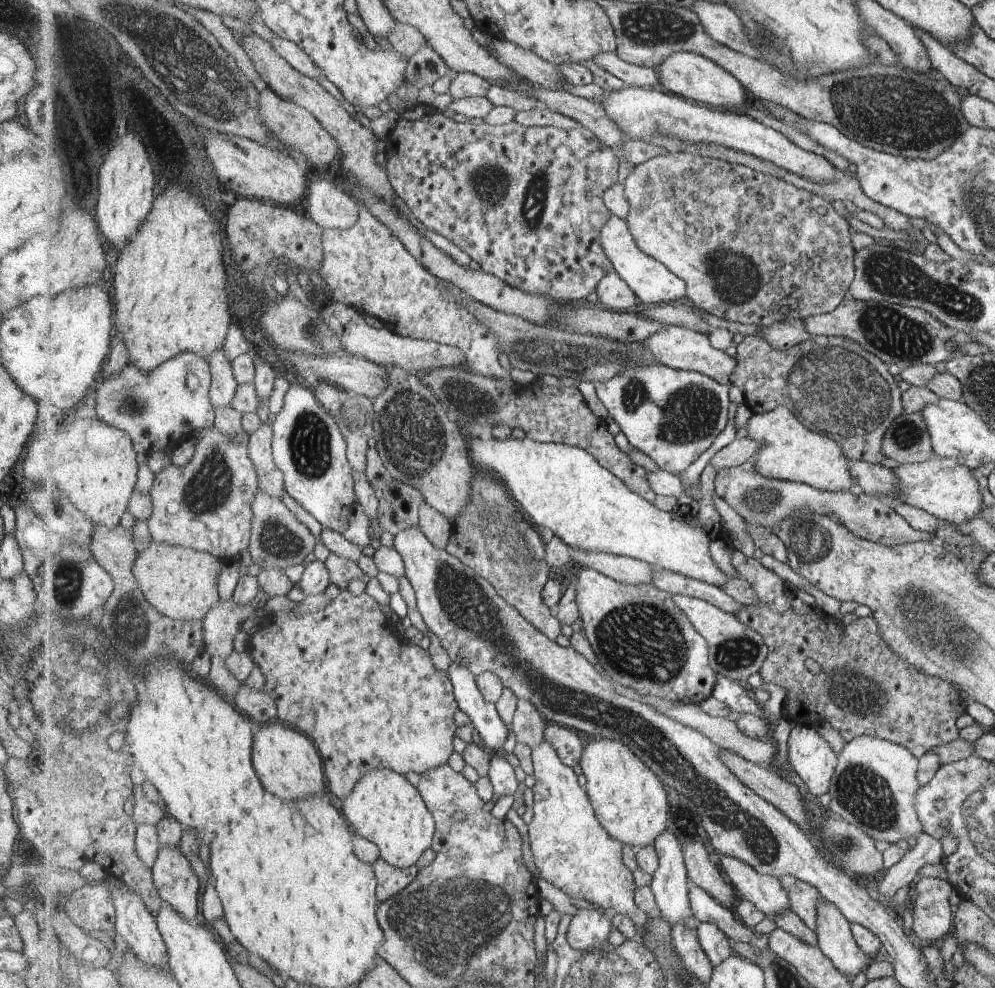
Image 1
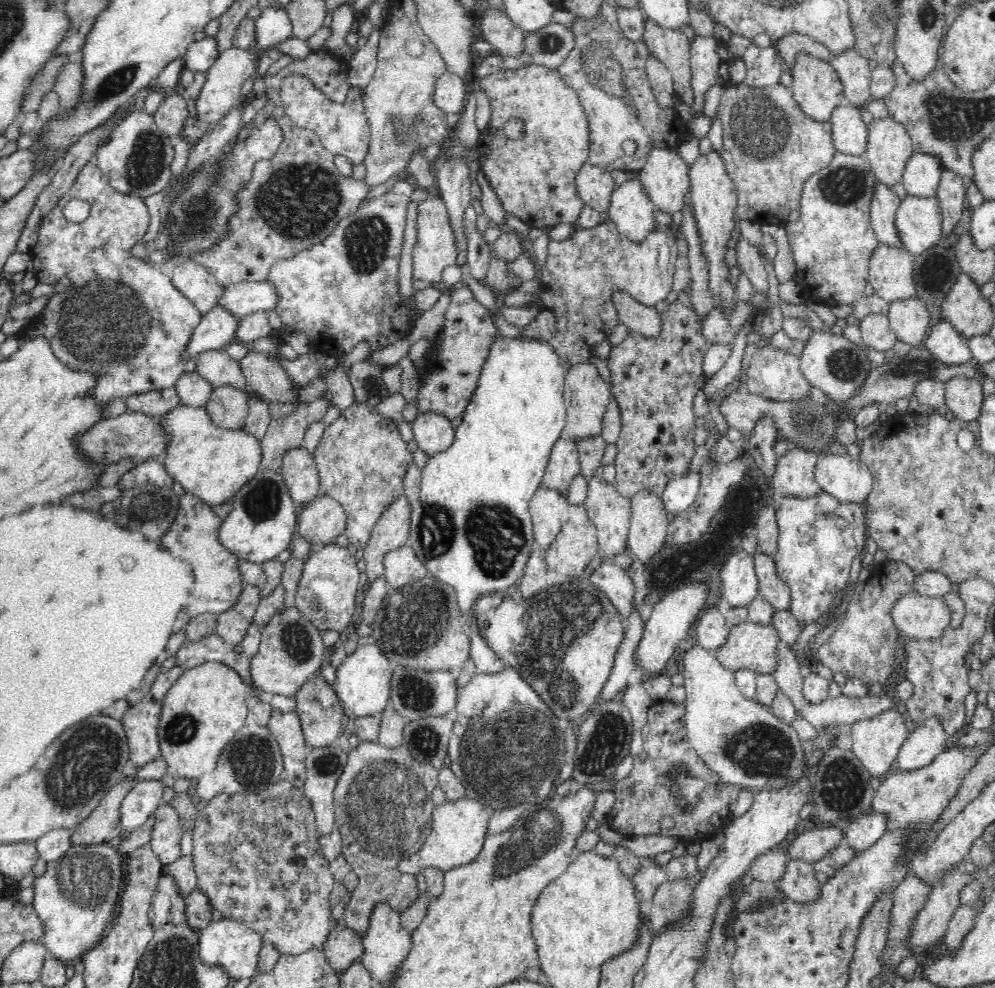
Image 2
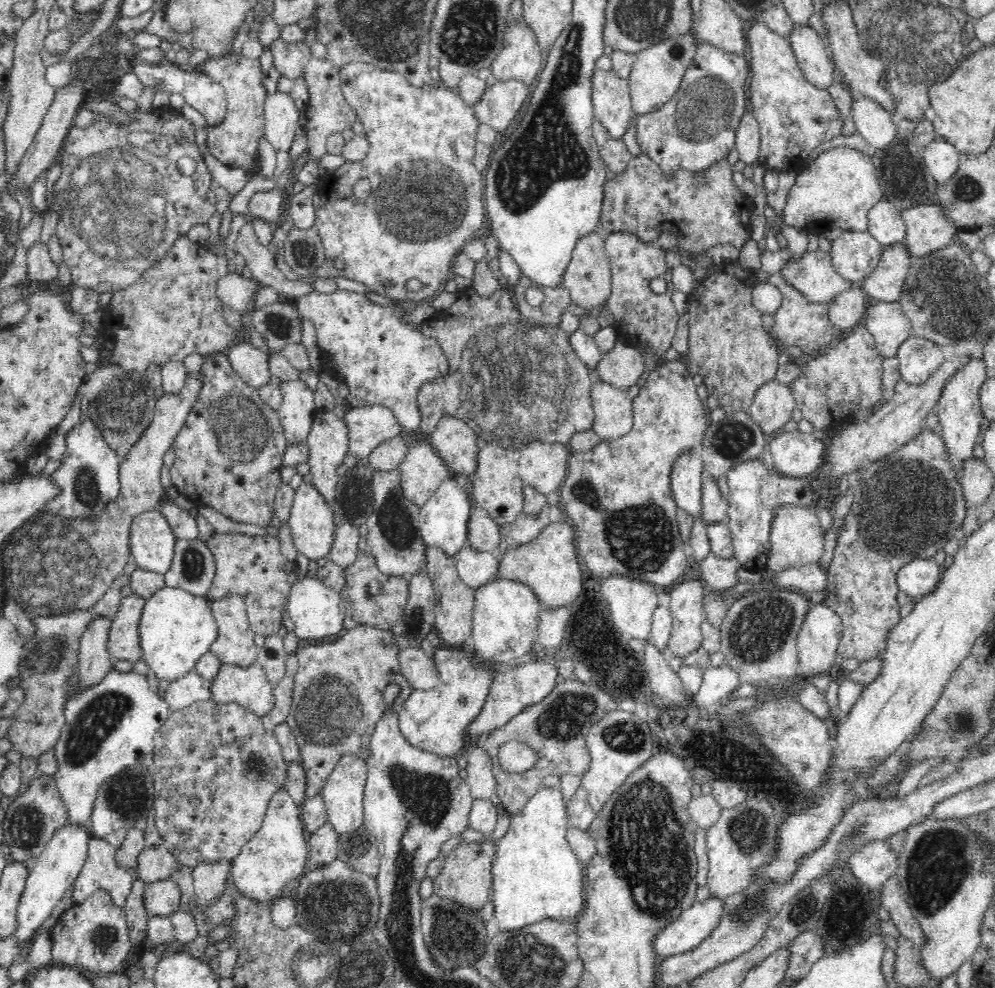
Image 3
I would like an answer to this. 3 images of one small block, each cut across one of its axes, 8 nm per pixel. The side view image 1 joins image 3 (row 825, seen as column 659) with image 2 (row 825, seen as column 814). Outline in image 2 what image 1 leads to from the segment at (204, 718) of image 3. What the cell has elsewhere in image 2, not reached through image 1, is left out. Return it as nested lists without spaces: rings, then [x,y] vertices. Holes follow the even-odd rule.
[[[286,777],[278,779],[276,782],[268,785],[264,794],[238,794],[236,792],[222,791],[210,797],[204,808],[197,812],[195,825],[193,826],[192,842],[193,867],[197,876],[196,886],[198,891],[202,891],[210,901],[215,915],[221,918],[230,918],[232,920],[242,921],[250,930],[253,930],[264,941],[270,941],[281,953],[302,954],[310,947],[320,947],[326,940],[327,934],[332,928],[332,919],[330,917],[330,892],[335,882],[334,875],[330,870],[330,862],[324,857],[319,844],[319,835],[316,830],[316,817],[310,799],[303,793],[302,788],[292,785]]]

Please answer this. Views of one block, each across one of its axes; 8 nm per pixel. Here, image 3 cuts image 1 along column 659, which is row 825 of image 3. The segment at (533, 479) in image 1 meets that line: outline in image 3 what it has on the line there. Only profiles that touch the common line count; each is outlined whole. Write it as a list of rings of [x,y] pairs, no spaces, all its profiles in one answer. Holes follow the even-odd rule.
[[[540,786],[536,794],[516,814],[511,815],[508,832],[498,842],[498,848],[490,864],[492,880],[491,899],[494,902],[494,916],[500,932],[520,930],[544,918],[573,921],[584,908],[585,871],[584,864],[570,849],[566,840],[566,803],[559,786]]]

